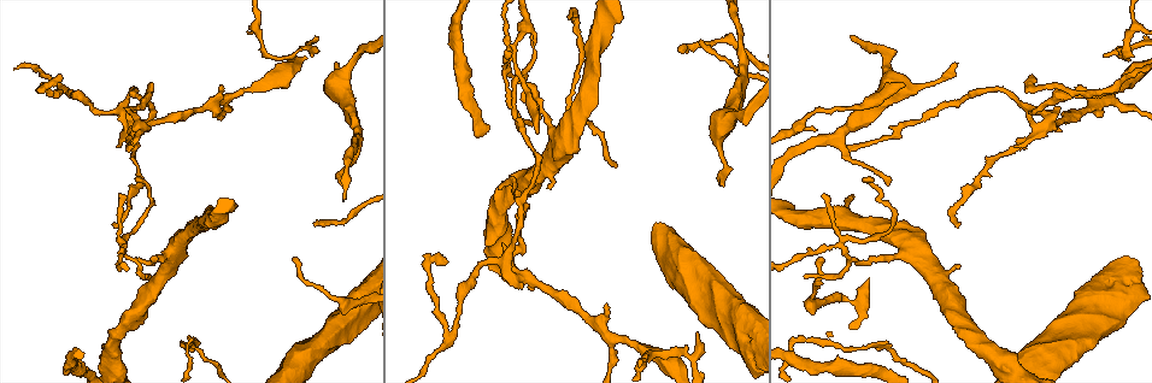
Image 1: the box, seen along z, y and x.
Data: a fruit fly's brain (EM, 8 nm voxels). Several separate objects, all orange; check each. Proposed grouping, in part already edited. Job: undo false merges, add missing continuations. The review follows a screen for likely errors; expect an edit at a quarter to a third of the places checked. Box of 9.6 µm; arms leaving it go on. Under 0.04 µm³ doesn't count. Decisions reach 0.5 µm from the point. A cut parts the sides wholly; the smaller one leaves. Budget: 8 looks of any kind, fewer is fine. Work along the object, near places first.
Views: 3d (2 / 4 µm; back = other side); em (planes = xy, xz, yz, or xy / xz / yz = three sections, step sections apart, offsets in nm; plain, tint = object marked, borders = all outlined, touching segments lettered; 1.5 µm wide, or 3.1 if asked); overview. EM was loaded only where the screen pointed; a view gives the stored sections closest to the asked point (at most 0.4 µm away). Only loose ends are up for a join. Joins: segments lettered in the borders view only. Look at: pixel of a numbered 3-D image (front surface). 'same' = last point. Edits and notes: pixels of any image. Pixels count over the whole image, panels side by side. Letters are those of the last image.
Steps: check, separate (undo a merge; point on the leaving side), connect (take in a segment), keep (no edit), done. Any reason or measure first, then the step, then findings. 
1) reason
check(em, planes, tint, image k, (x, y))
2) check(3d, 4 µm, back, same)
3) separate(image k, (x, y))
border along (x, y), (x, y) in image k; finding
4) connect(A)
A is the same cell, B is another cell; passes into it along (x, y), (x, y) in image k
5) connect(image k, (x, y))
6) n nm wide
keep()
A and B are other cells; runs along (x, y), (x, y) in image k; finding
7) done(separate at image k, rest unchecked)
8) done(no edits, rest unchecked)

sharp bend
check(em, planes, tint, image 1, (844, 247))

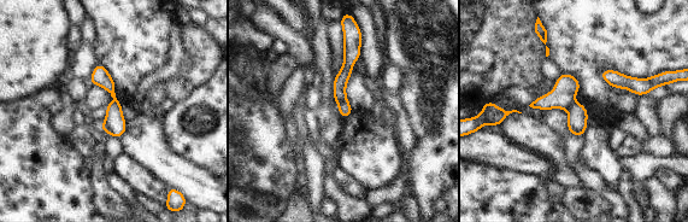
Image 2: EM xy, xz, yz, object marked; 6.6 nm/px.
check(em, planes, borders, same)

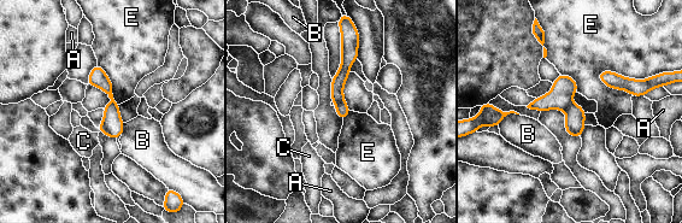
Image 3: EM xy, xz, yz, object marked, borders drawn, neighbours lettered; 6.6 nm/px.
E touches over 360 nm
separate(image 3, (337, 82))
A, B, C and E are other cells; the part that leaves runs along (347, 36), (347, 60), (336, 100) in image 3; a second neuron is stuck on

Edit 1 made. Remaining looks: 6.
see it whole again
check(overview)

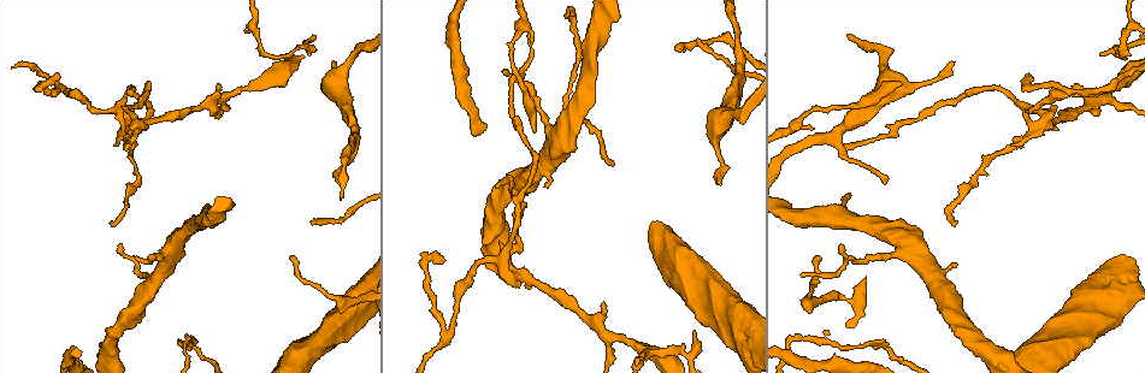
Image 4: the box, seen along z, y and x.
free end
check(3d, 2 µm, image 4, (336, 181))

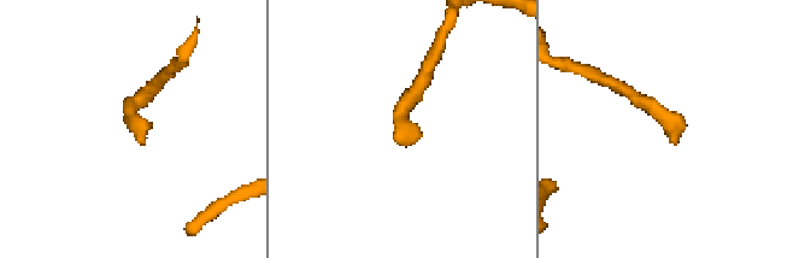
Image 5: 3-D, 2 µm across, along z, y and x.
now the EM
check(em, xz, step 8, borders, image 5, (414, 137))

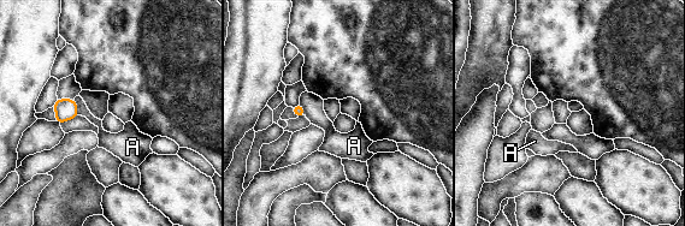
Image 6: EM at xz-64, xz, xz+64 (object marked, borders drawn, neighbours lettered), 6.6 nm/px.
A touches over 120 nm
keep()
A is another cell; border along (74, 99), (78, 114) in image 6; no lettered segment goes on from it

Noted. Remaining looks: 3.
check(3d, 2 µm, image 4, (1095, 90))

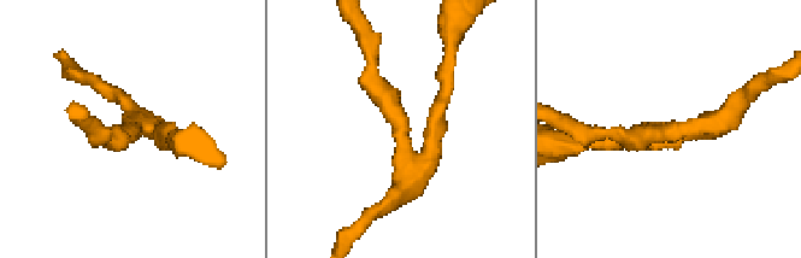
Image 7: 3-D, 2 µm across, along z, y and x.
check(em, planes, borders, image 7, (154, 131))

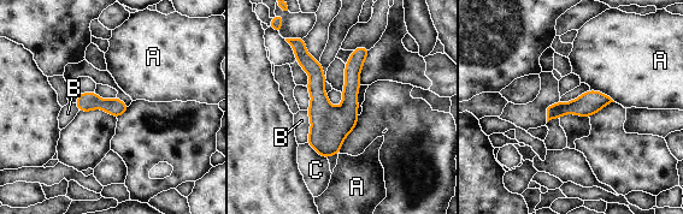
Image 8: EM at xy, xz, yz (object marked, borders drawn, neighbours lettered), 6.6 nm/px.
keep()
A, B and C are other cells; runs along (300, 51), (316, 71), (335, 152) in image 8; all the same neuron

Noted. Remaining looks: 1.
done(separate at image 3, rest unchecked)

